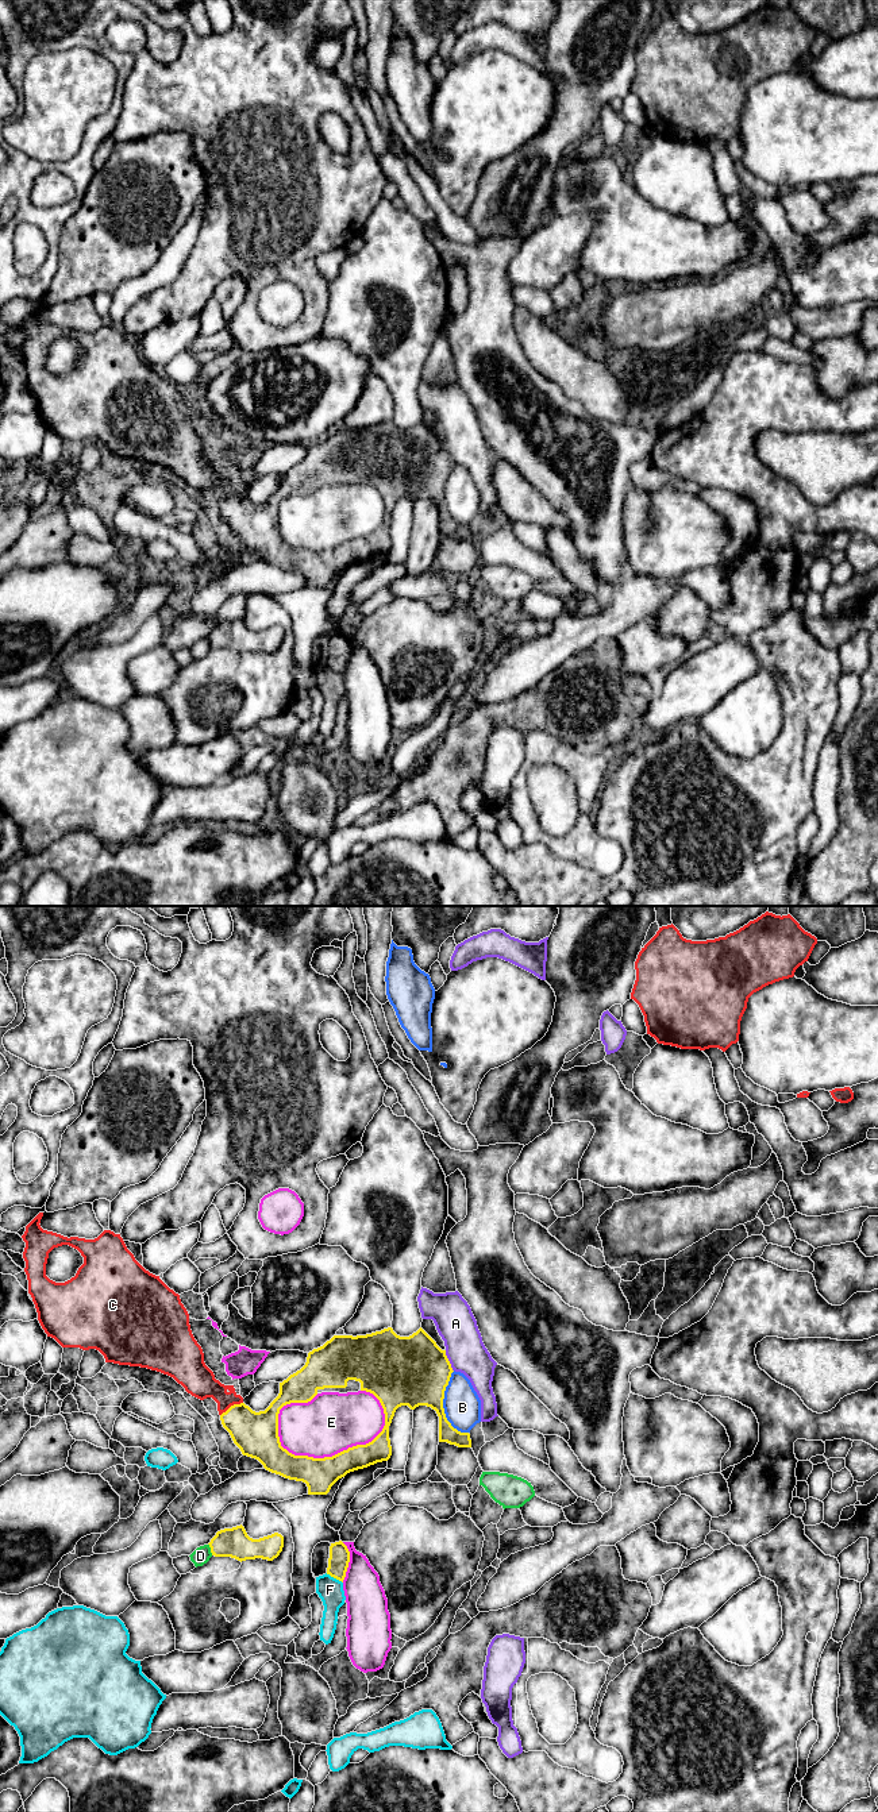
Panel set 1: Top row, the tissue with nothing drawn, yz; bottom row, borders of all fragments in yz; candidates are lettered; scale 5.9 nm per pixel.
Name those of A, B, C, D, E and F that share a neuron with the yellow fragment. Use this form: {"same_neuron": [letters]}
{"same_neuron": ["C"]}

